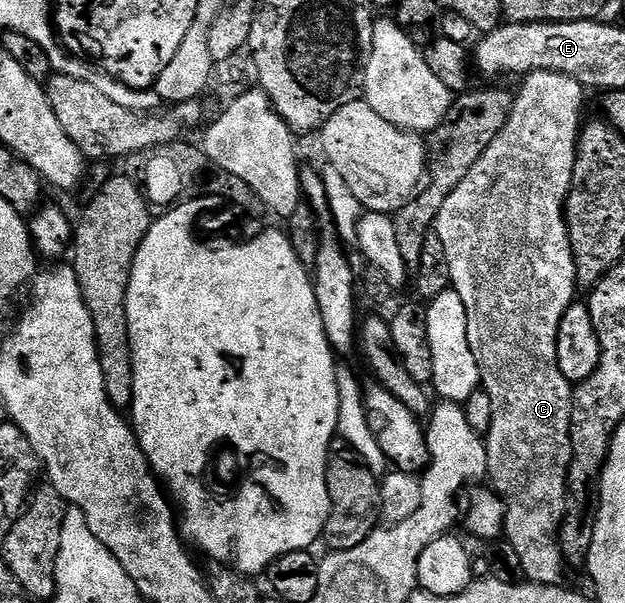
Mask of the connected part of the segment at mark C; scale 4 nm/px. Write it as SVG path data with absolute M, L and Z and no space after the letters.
M534 71L523 78L520 85L520 97L515 98L512 114L506 123L506 127L486 147L484 156L474 163L472 170L454 187L451 197L448 198L447 208L461 209L462 212L472 214L467 217L464 213L451 213L447 208L438 211L434 232L438 239L442 239L442 247L446 247L446 263L450 263L451 288L456 290L456 294L462 299L462 307L466 307L466 339L470 343L470 351L478 363L480 372L480 384L490 395L490 403L494 410L494 419L490 423L486 434L486 444L488 446L488 476L487 480L492 481L491 488L494 490L501 503L504 504L504 532L503 536L514 547L514 552L518 554L518 559L522 563L522 571L525 578L534 585L559 585L565 579L564 569L566 562L562 555L560 546L560 528L564 526L564 516L568 506L568 468L572 462L572 436L570 427L572 426L572 394L574 392L573 382L558 371L558 323L562 323L562 315L574 304L572 297L578 292L576 283L576 264L572 258L572 244L568 238L568 224L564 222L564 204L568 201L568 192L572 186L572 176L574 175L574 163L576 162L576 146L580 143L580 131L582 120L580 112L584 109L584 96L586 90L583 85L578 83L570 75L562 75L554 71Z

